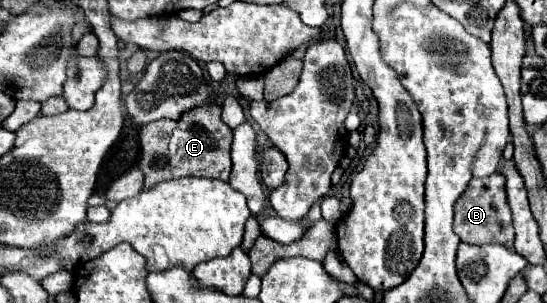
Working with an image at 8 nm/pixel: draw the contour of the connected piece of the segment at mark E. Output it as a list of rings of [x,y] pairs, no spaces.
[[[203,104],[201,108],[189,110],[181,120],[155,120],[141,128],[141,162],[139,168],[145,174],[145,188],[151,188],[159,182],[183,178],[183,176],[201,176],[201,178],[219,178],[229,180],[231,174],[231,128],[221,120],[219,104]]]

